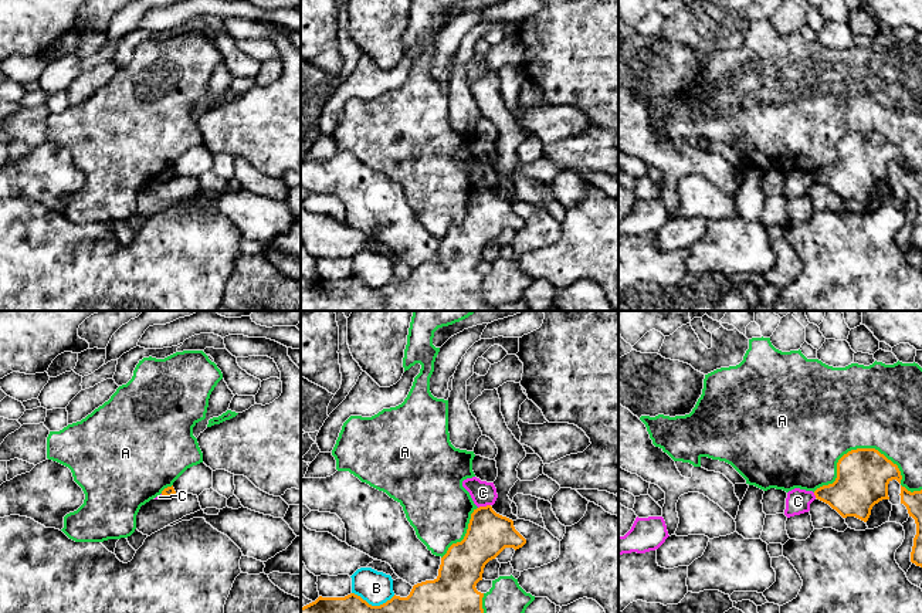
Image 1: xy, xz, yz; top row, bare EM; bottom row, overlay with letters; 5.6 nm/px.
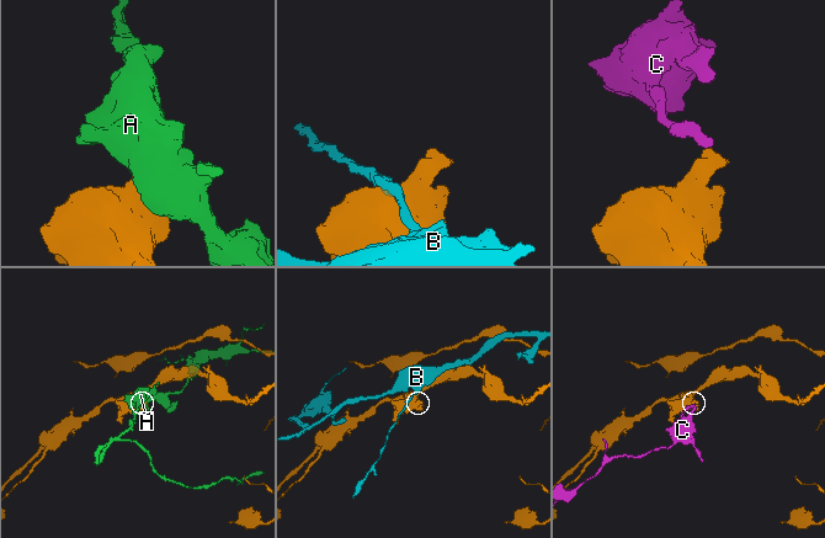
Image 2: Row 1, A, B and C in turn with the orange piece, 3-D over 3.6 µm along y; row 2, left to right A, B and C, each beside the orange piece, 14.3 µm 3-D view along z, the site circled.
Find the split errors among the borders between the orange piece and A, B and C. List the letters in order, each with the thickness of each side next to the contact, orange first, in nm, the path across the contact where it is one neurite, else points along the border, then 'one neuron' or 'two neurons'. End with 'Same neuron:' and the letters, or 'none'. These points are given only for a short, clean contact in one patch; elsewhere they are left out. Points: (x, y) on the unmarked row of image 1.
A: 300 nm thick on the orange side, 480 nm on the other; two neurons
B: 360 nm thick on the orange side, 190 nm on the other; two neurons
C: 240 nm thick on the orange side, 140 nm on the other; border along xz (490, 186), (478, 190); two neurons
Same neuron: none

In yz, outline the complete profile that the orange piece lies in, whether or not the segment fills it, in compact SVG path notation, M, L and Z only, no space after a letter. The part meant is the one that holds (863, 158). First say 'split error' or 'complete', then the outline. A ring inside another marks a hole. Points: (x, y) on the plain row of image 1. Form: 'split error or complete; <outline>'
complete; M857 131L838 142L835 163L817 170L814 177L843 200L855 199L867 204L872 189L889 182L892 162L899 166L902 162L896 146L875 131Z

